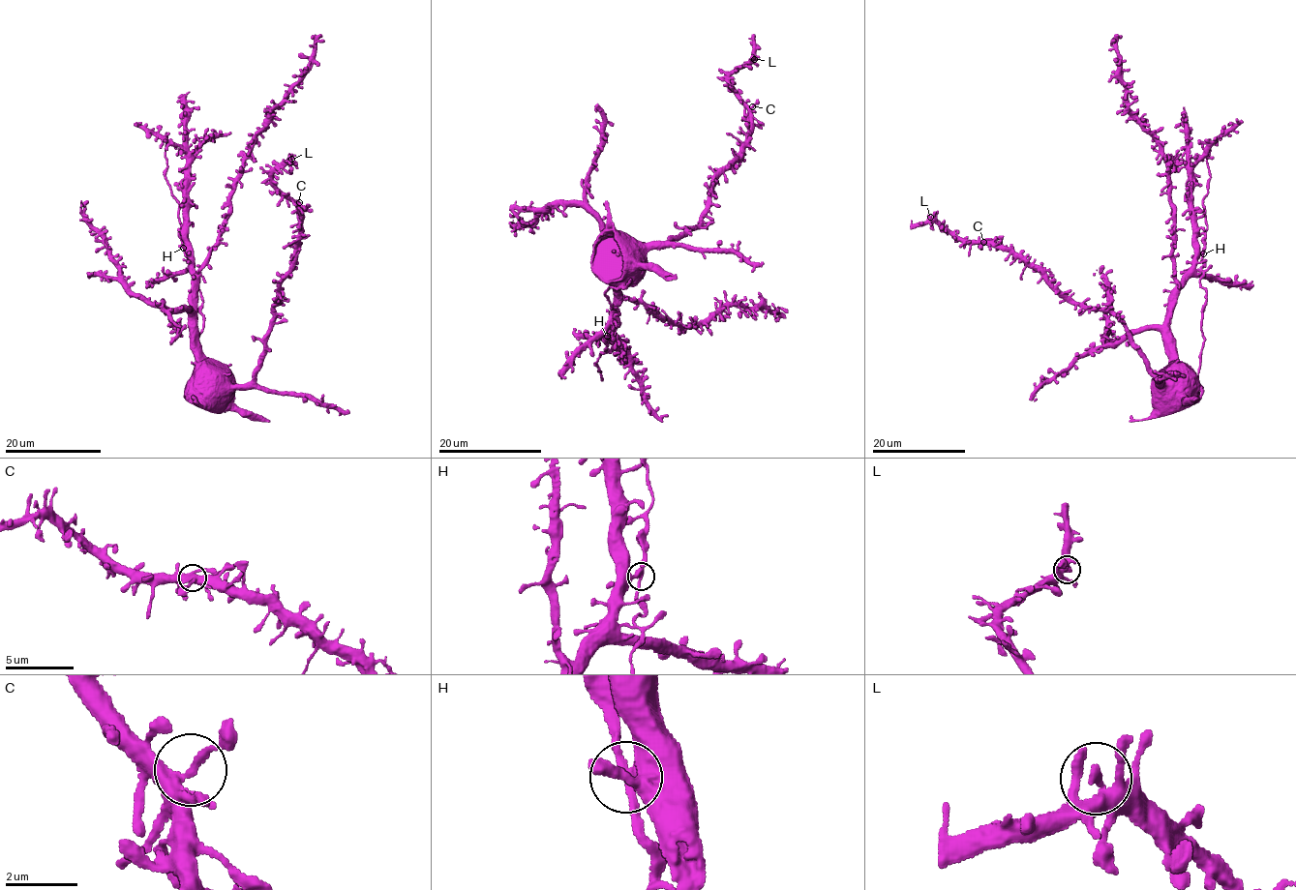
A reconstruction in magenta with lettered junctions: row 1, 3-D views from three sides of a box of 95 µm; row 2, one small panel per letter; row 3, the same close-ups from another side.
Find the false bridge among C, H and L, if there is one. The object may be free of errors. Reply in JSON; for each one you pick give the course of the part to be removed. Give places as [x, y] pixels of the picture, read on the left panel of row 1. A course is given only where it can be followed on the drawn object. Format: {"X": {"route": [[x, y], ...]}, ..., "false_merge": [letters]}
{"false_merge": []}

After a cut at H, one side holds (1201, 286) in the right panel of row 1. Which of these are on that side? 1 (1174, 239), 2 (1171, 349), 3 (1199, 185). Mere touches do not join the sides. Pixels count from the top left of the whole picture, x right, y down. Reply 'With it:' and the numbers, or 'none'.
With it: none

